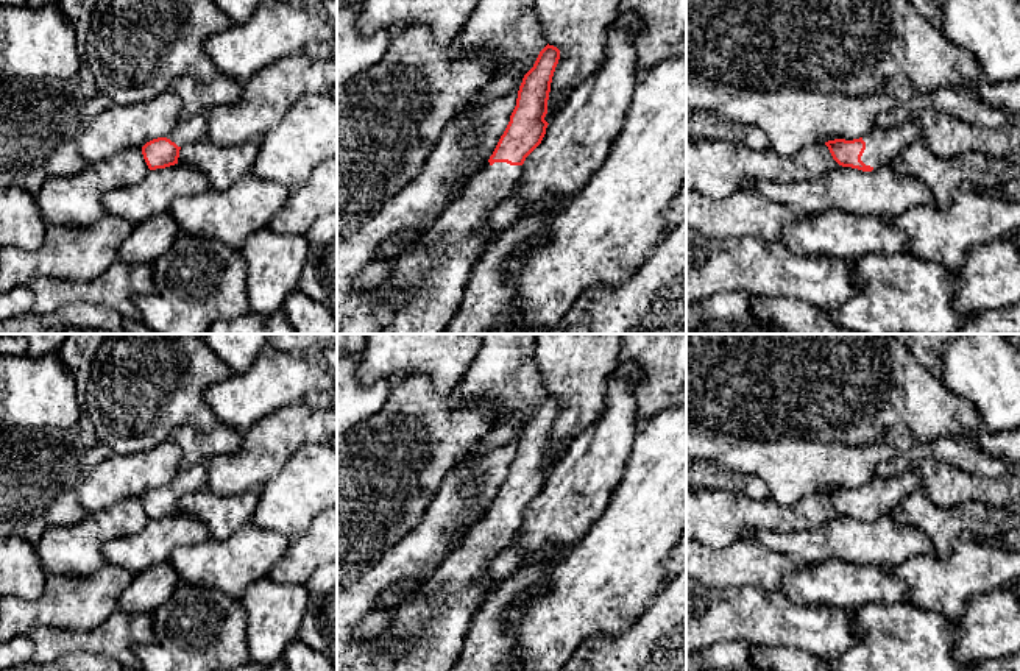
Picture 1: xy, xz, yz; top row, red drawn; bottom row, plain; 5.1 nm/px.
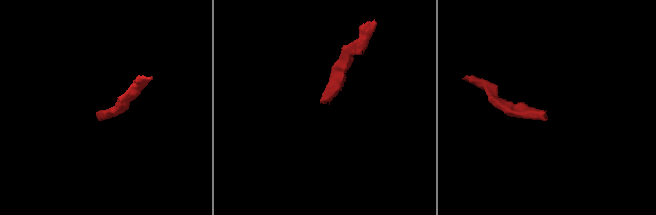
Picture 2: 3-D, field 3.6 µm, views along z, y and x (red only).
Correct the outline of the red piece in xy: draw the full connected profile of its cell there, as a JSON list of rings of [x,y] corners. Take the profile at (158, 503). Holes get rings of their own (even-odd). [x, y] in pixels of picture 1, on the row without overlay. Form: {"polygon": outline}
{"polygon": [[[207,462],[181,470],[165,487],[158,487],[142,496],[143,509],[150,520],[178,513],[179,499],[187,493],[209,490]]]}

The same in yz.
{"polygon": [[[916,467],[889,479],[875,476],[859,488],[834,488],[825,495],[839,515],[872,521],[891,515],[908,495],[919,490],[922,490],[922,476]]]}

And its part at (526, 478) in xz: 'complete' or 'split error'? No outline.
split error

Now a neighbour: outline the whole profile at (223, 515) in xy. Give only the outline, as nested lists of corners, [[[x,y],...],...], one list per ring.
[[[211,490],[187,493],[179,499],[178,513],[201,520],[211,538],[226,540],[237,529],[251,521],[259,501],[259,490],[234,496],[220,496]]]

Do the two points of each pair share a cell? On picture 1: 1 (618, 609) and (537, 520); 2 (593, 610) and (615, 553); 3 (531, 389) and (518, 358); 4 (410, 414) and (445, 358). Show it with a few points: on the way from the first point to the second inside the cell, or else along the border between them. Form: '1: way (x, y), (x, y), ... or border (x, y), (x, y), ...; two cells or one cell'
1: border (590, 525), (590, 529), (552, 567); two cells
2: way (593, 596), (593, 592), (615, 567); one cell
3: way (523, 381), (518, 376), (518, 365); one cell
4: border (404, 378), (426, 376), (440, 394), (457, 387); two cells

